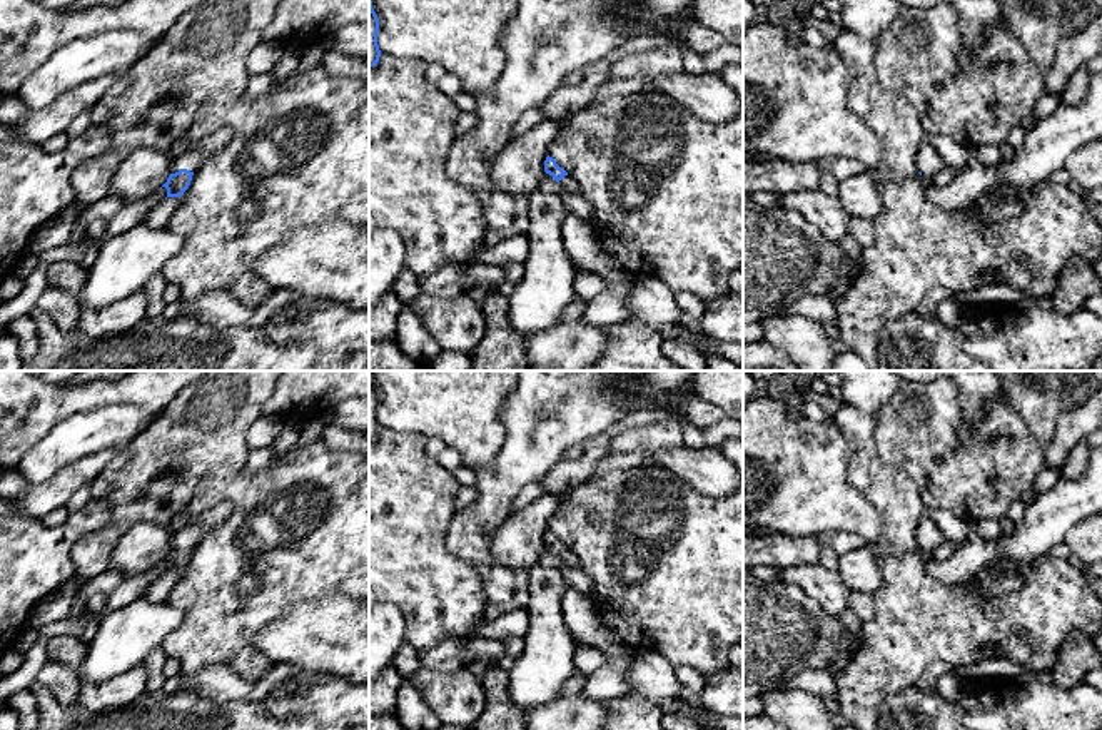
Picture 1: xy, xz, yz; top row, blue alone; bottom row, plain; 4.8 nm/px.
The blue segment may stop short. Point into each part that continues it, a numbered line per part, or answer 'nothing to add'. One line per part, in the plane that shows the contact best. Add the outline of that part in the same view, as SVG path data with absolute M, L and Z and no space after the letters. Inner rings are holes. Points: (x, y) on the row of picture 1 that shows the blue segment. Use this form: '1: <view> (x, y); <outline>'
1: xy (191, 156); M220 127L197 144L182 145L175 152L170 174L179 172L180 169L187 169L195 174L207 157L227 147L230 140L232 130Z

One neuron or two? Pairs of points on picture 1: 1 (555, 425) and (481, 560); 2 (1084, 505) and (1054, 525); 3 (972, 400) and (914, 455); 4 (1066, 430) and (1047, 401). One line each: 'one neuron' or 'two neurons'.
1: one neuron
2: one neuron
3: two neurons
4: two neurons

